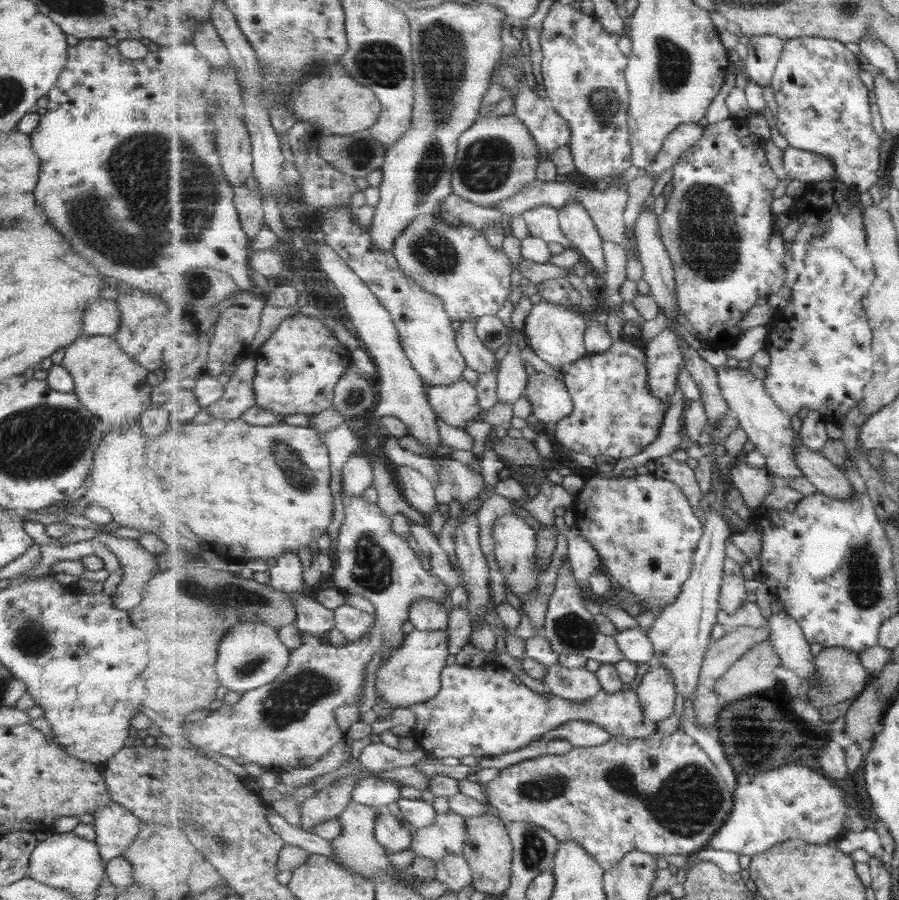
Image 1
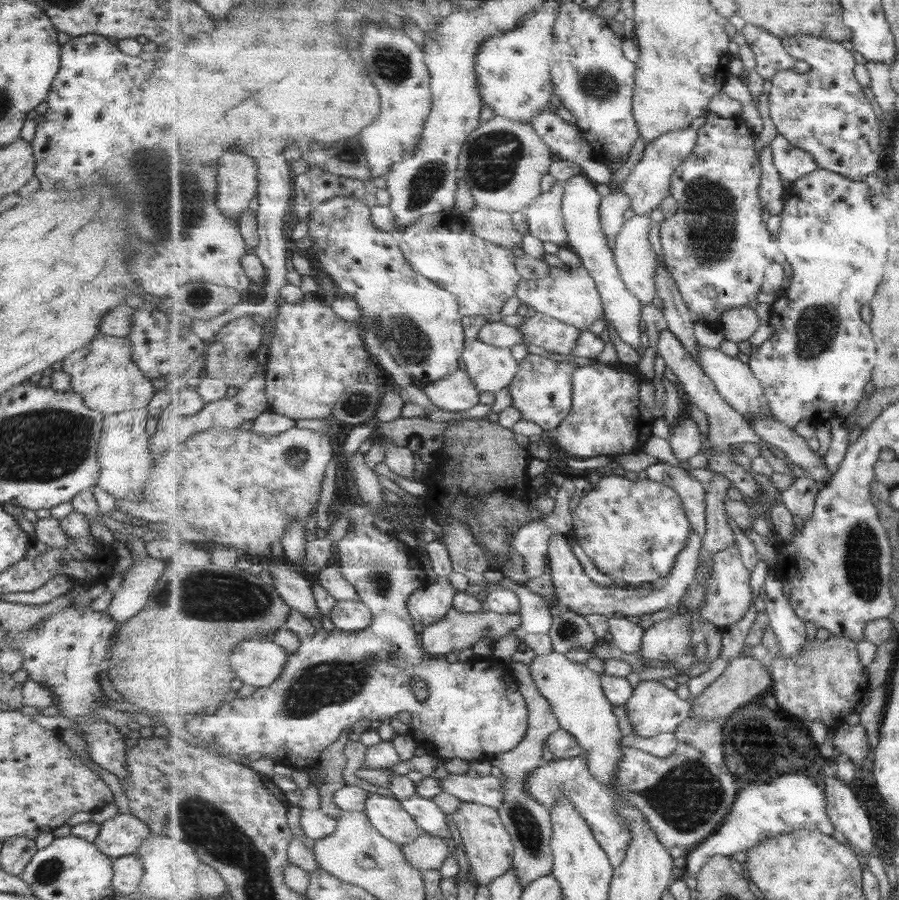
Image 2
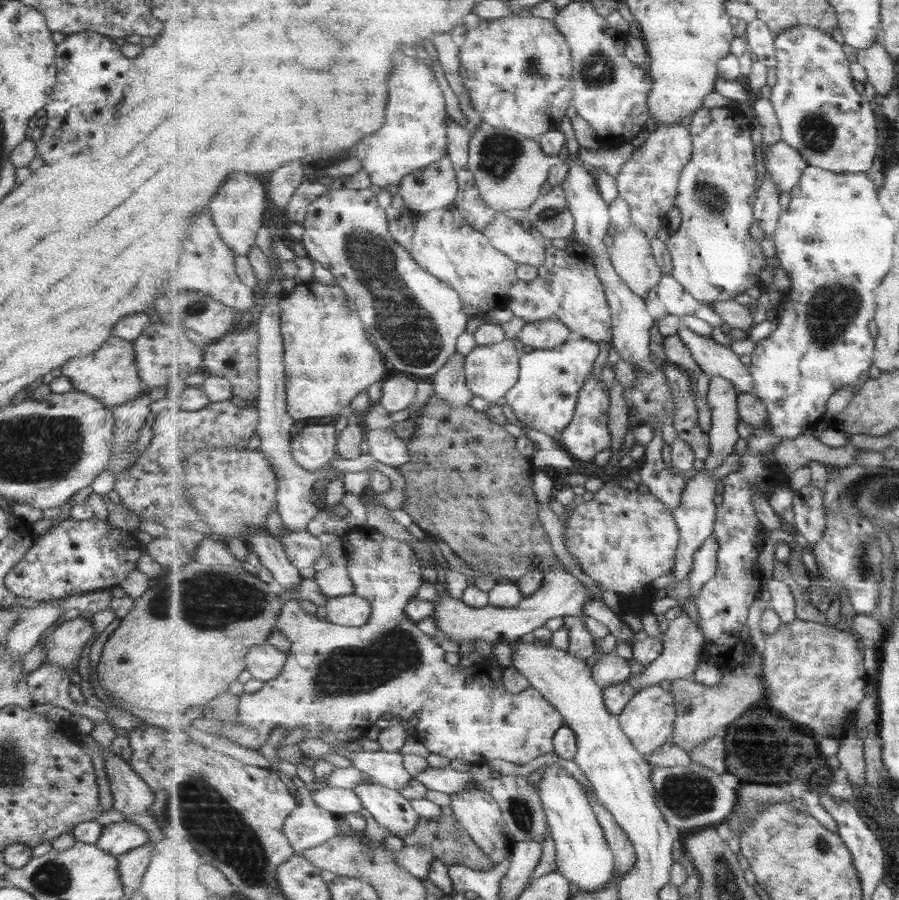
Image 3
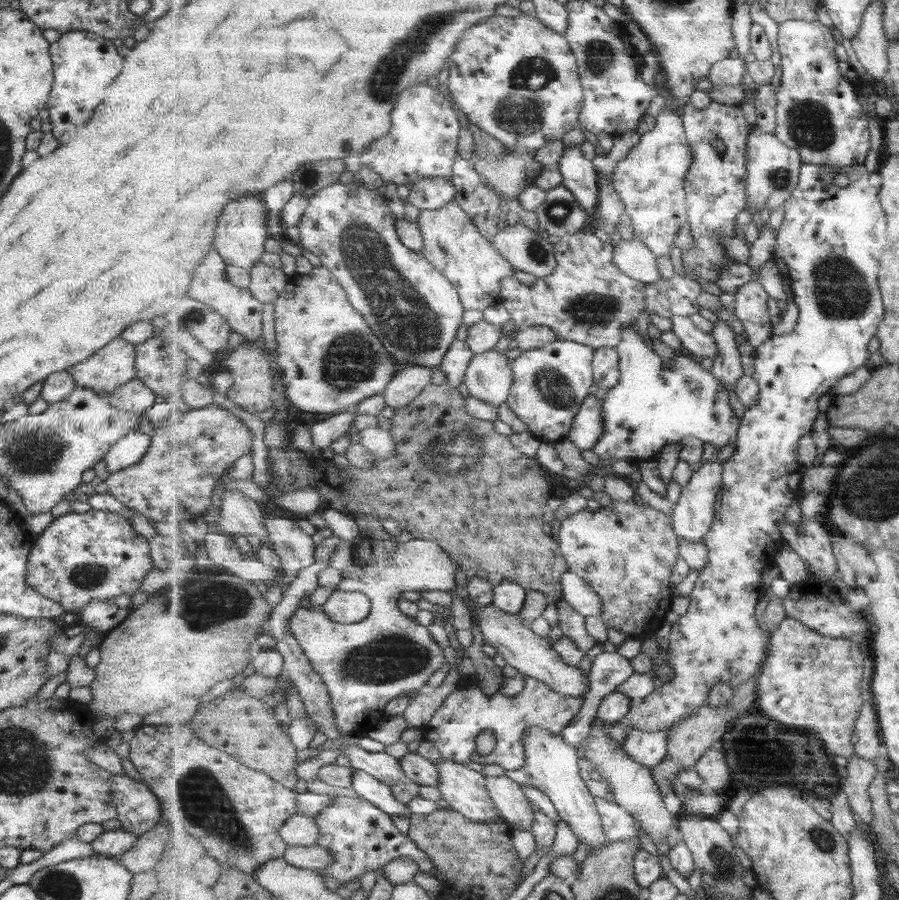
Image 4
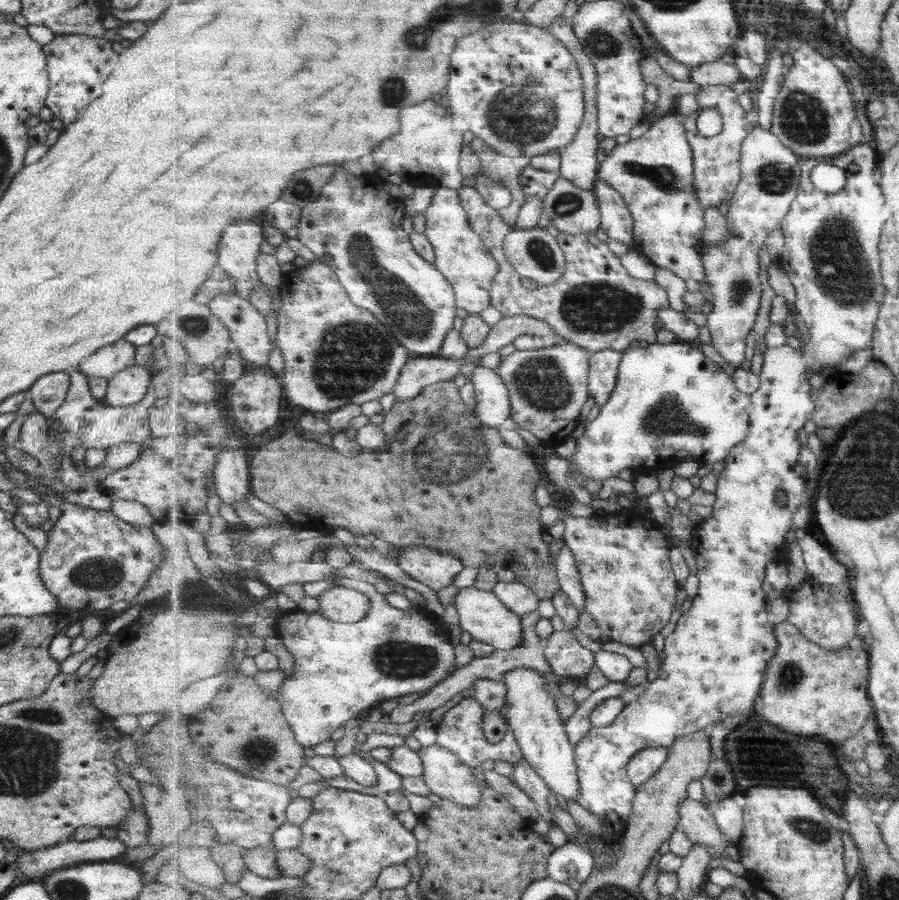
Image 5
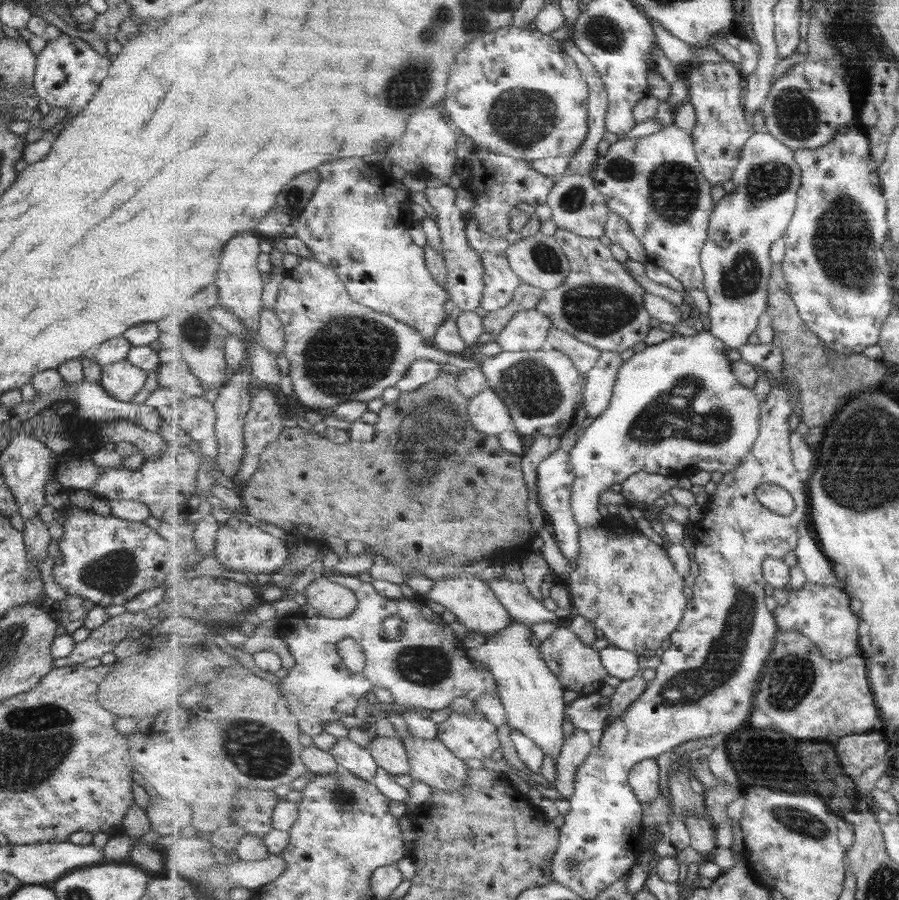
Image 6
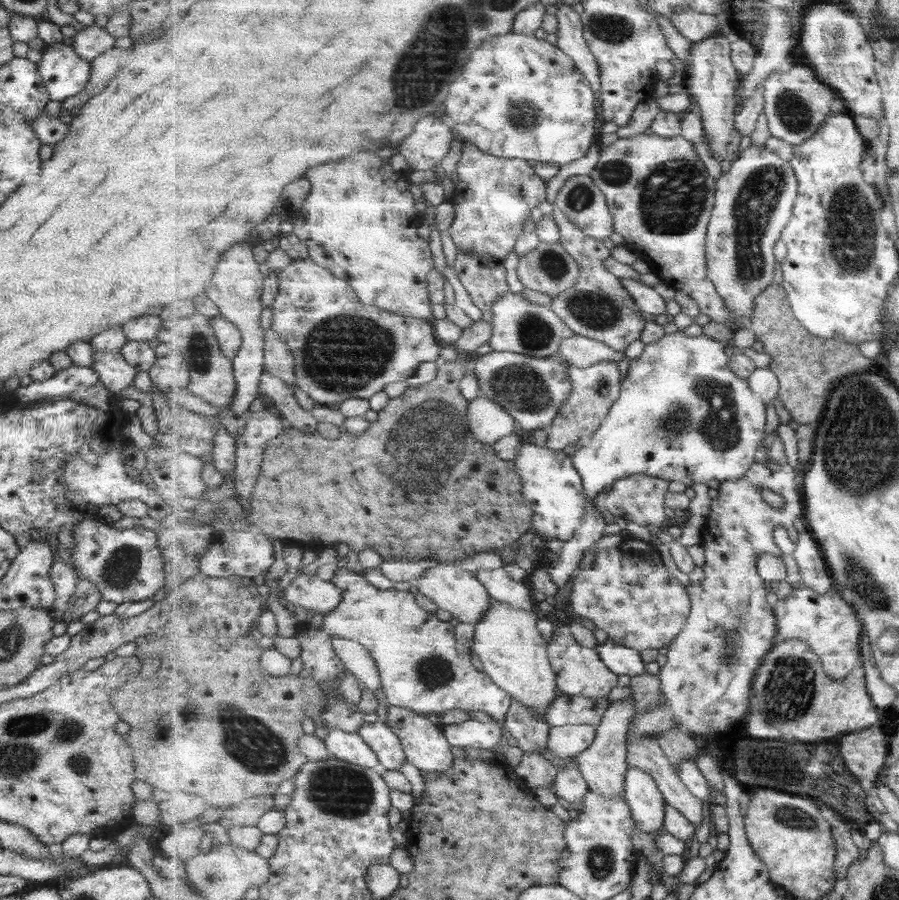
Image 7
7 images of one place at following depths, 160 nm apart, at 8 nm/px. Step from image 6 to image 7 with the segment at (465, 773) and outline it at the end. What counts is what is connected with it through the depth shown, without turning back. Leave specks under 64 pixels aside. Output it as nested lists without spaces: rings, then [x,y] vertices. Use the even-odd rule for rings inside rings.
[[[402,706],[388,707],[386,723],[398,734],[403,743],[407,760],[425,772],[442,773],[452,769],[454,765],[453,750],[444,729],[439,723],[427,720],[424,715]]]

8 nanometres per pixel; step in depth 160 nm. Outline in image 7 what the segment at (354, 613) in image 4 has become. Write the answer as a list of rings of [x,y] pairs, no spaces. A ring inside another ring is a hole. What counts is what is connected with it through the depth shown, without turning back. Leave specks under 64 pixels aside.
[[[316,573],[298,574],[283,591],[283,602],[289,601],[294,606],[302,606],[322,616],[337,609],[343,600],[340,587],[332,580],[322,580]]]

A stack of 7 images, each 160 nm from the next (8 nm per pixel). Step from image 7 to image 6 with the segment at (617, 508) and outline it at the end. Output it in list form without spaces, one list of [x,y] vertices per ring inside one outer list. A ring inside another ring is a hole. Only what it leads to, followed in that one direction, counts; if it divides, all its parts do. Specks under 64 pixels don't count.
[[[637,472],[629,479],[620,484],[621,494],[626,500],[636,502],[636,506],[641,511],[646,504],[653,506],[659,498],[665,496],[665,492],[677,486],[679,477],[667,477],[651,472]]]

